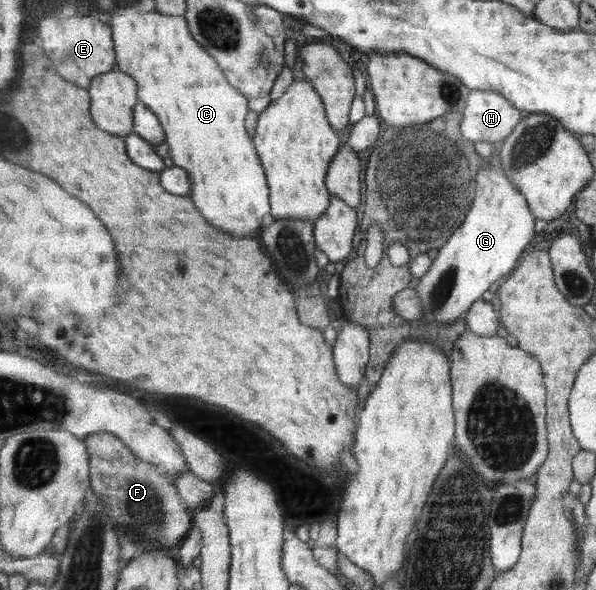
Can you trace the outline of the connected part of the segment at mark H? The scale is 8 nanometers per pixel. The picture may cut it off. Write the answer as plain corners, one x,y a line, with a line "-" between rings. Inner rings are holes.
470,90
461,111
460,124
458,124
459,133
472,144
476,141
487,141
498,145
507,135
510,135
512,129
520,122
522,115
523,113
520,110
514,109
498,93

